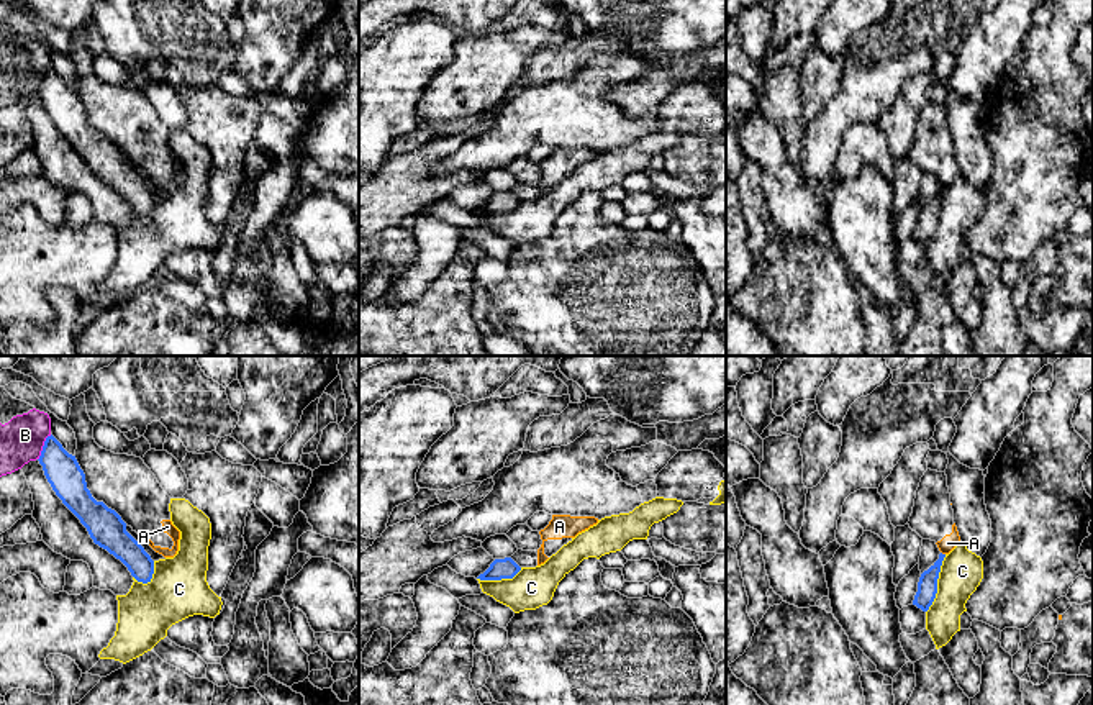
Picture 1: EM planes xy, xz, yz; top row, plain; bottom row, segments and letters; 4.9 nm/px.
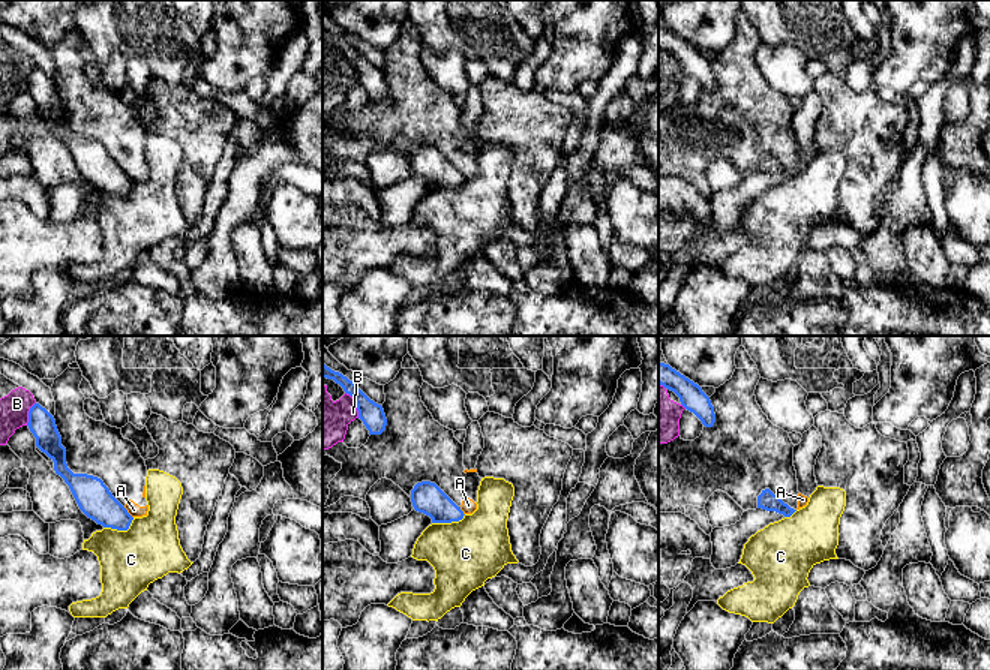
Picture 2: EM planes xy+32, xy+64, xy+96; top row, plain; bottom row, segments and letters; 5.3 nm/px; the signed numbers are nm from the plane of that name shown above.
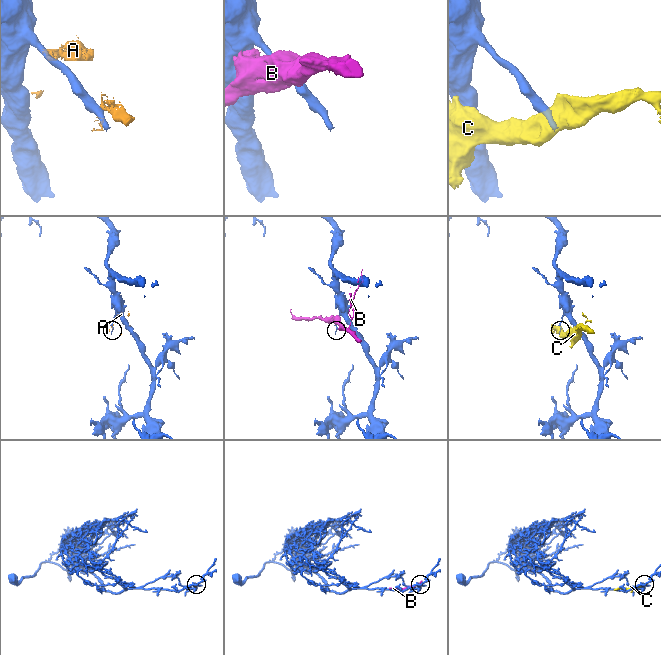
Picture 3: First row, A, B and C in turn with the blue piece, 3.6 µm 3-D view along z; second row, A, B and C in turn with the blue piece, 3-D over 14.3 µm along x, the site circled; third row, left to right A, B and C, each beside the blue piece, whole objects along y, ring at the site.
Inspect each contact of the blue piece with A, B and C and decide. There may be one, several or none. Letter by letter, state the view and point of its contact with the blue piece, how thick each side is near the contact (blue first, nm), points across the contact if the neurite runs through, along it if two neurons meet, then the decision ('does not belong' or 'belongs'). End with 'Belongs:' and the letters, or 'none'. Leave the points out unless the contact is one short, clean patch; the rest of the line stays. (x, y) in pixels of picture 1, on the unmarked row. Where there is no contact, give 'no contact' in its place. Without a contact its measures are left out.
A: contact yz (941, 186); calibres 100 and 80 nm; border yz (941, 184), (944, 187); does not belong
B: contact xy (43, 79); calibres 170 and 220 nm; does not belong
C: contact yz (936, 217); calibres 100 and 200 nm; border yz (946, 187), (941, 197), (936, 230), (926, 245); does not belong
Belongs: none

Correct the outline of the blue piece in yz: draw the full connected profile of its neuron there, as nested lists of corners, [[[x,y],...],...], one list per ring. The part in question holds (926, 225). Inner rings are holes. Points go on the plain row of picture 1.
[[[941,185],[939,192],[927,203],[924,203],[919,210],[918,225],[914,228],[913,238],[921,241],[923,244],[927,244],[936,231],[937,212],[939,212],[944,190],[946,187]]]

